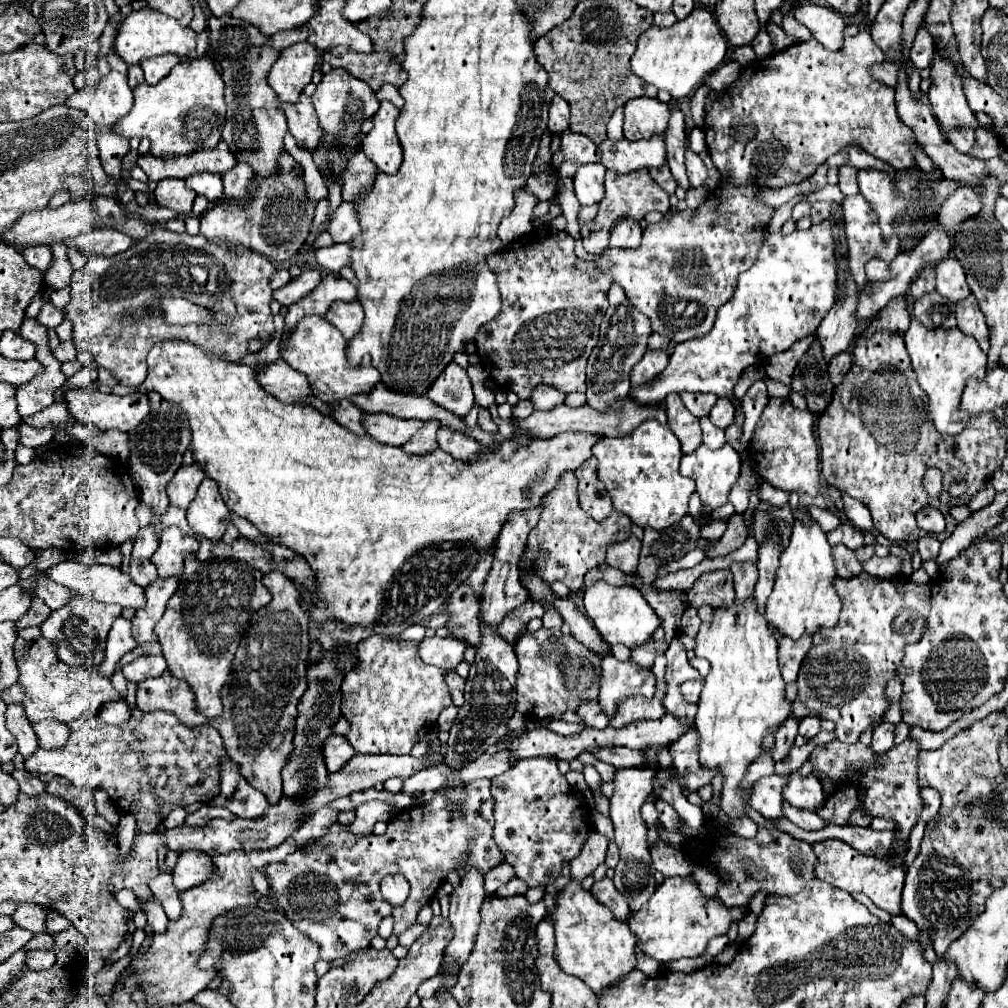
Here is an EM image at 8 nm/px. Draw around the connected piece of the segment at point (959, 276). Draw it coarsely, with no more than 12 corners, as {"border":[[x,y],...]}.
{"border":[[943,259],[937,269],[937,291],[951,301],[971,293],[957,259]]}

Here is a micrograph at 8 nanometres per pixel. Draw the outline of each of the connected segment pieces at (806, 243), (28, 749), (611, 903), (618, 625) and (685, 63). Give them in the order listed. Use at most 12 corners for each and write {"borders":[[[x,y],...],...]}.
{"borders":[[[835,221],[767,235],[713,329],[677,343],[643,405],[733,387],[835,301]],[[19,703],[7,705],[5,727],[17,739],[19,753],[39,749]],[[611,879],[595,881],[591,893],[615,919],[629,917],[627,901]],[[629,585],[585,589],[587,617],[609,645],[649,643],[661,619]],[[709,9],[637,43],[637,77],[675,99],[705,83],[727,53]]]}

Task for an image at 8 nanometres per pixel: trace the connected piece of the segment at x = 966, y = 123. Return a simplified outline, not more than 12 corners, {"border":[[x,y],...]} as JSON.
{"border":[[931,59],[927,95],[945,131],[982,127],[969,109],[957,65]]}

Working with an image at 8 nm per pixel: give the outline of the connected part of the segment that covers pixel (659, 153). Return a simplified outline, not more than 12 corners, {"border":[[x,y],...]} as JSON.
{"border":[[663,137],[605,139],[601,165],[627,175],[665,163]]}

